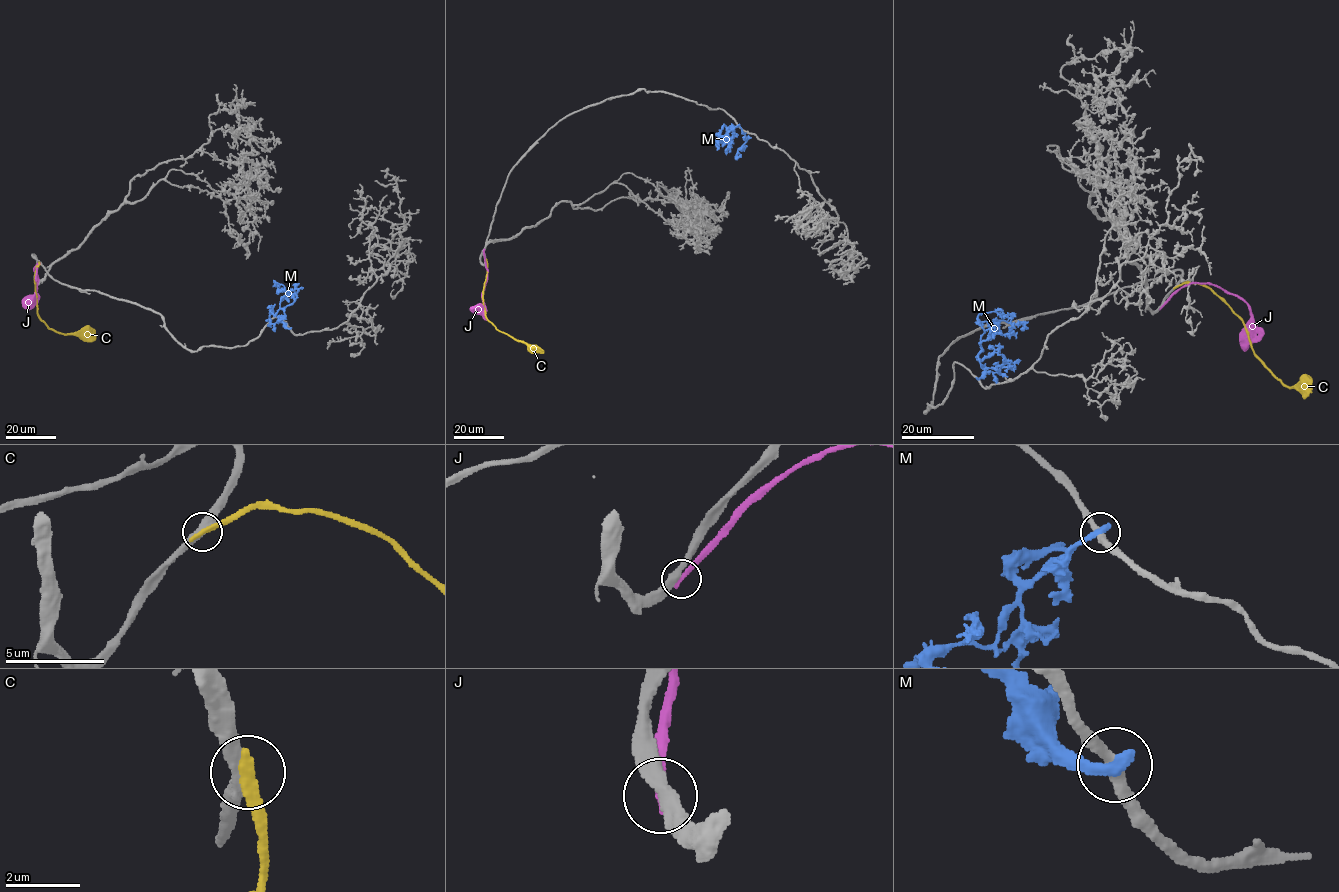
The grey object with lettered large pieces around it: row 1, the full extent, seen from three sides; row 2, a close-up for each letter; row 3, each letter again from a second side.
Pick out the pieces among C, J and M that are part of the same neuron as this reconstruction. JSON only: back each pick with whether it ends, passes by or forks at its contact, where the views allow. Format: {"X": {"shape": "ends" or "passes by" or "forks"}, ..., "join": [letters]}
{"J": {"shape": "ends"}, "join": ["J"]}

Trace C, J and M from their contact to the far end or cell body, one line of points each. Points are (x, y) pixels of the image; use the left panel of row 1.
C: (38, 265), (36, 266), (35, 289), (37, 315), (53, 330), (63, 334), (89, 334), (95, 338)
J: (35, 280), (39, 263), (33, 268), (37, 278), (35, 301), (27, 309)
M: (290, 328), (280, 320), (284, 316), (284, 308), (297, 297), (297, 288), (287, 293), (293, 295)

